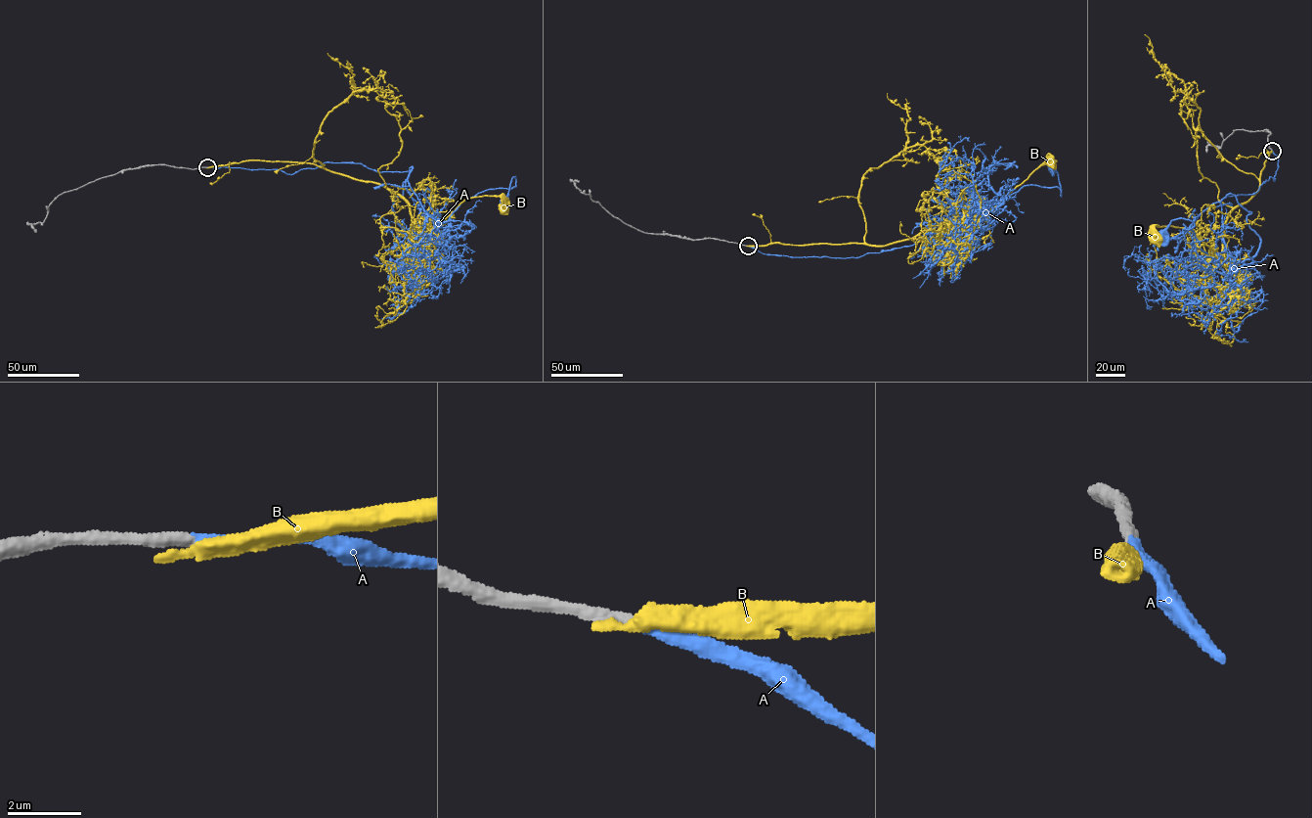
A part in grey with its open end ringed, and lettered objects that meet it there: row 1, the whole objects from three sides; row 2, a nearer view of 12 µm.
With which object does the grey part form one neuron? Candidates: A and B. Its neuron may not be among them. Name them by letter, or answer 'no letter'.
A

